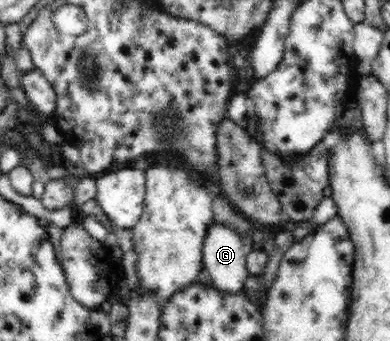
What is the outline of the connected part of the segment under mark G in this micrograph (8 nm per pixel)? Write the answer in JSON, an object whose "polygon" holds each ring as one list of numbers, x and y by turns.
{"polygon":[[215,221,208,226,204,237,203,266,210,274,211,284,225,294,244,292,244,284,251,276,246,266,248,239,240,235,235,228,227,226,227,224,218,224]]}

